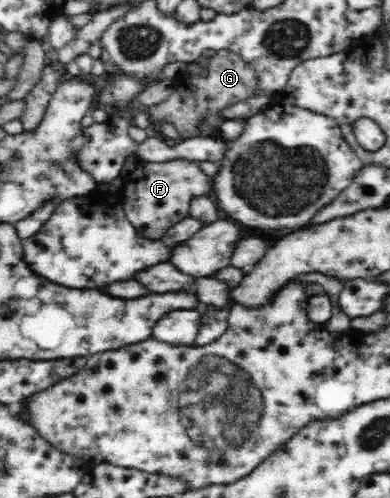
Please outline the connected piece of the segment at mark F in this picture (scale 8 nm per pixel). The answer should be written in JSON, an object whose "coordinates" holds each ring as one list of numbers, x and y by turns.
{"coordinates":[[177,158,167,162,143,162,133,181,123,181,124,215,139,235,161,238,173,224,190,216,193,198,209,195,212,188,212,178,197,166,195,160]]}

